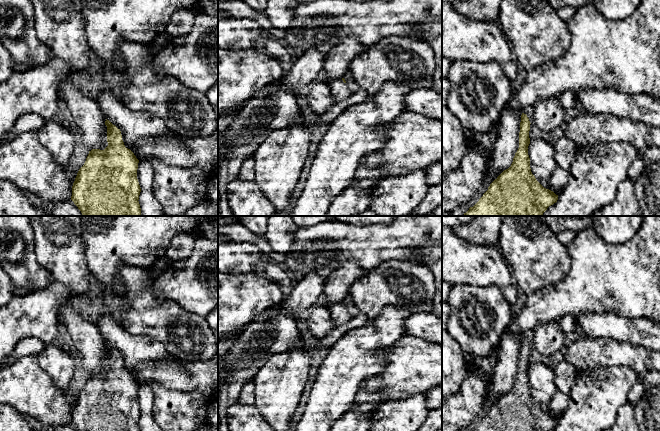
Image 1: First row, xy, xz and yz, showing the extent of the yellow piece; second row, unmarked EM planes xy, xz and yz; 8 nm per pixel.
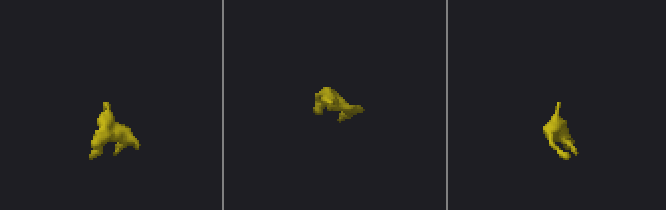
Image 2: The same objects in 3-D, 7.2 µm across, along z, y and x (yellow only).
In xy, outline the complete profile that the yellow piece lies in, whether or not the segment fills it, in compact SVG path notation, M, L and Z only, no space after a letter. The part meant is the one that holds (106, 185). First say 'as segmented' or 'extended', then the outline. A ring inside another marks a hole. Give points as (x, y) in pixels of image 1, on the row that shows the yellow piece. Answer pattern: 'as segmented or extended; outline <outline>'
as segmented; outline M106 119L108 146L104 150L92 149L79 169L72 186L71 200L82 216L141 216L137 179L139 160L125 147L120 129Z

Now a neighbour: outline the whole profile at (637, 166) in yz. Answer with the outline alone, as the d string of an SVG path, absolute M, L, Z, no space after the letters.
M641 158L635 159L630 164L630 168L628 170L628 177L631 180L637 179L640 176L640 174L643 172L644 167L645 167L645 163L643 162Z

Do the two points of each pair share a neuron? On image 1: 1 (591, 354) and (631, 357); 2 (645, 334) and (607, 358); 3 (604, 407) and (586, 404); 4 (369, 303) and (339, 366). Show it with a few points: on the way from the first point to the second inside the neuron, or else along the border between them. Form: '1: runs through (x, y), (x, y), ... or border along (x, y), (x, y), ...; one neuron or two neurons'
1: runs through (601, 354), (621, 354); one neuron
2: border along (608, 337), (614, 340), (642, 345), (649, 349); two neurons
3: runs through (600, 407), (590, 404); one neuron
4: border along (386, 305), (373, 319), (368, 321); two neurons

